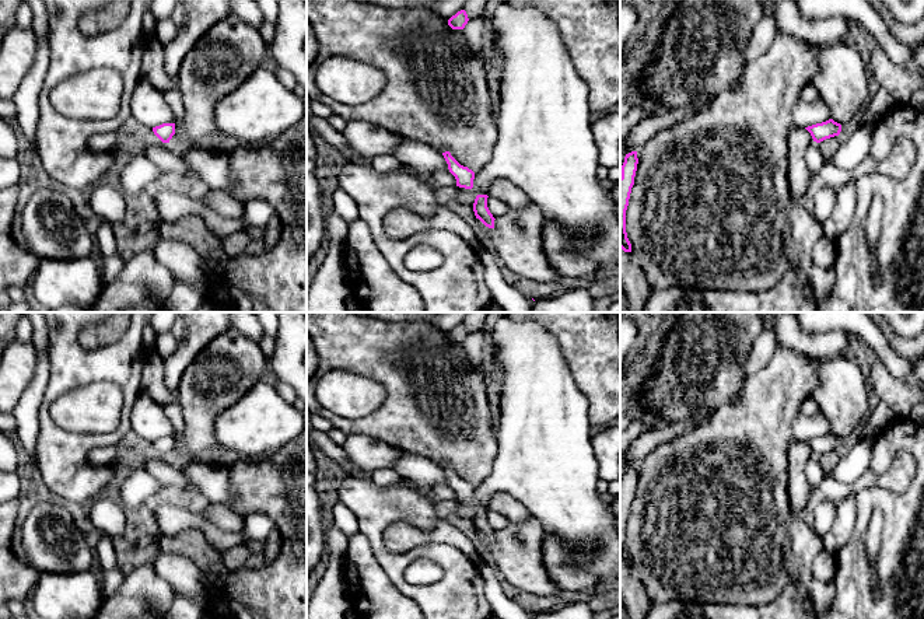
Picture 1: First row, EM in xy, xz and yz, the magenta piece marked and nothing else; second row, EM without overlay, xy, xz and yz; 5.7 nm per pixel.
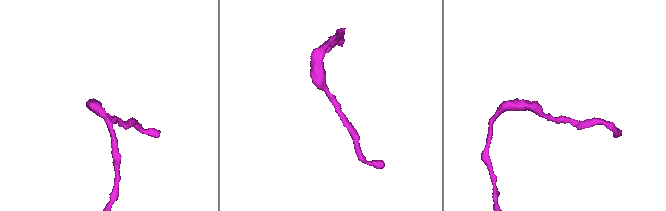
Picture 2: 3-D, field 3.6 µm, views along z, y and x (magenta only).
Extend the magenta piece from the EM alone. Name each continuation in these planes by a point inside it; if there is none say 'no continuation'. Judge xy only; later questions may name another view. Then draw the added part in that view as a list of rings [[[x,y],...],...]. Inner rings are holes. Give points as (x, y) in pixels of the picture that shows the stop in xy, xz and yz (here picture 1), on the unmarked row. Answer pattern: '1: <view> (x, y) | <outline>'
no continuation

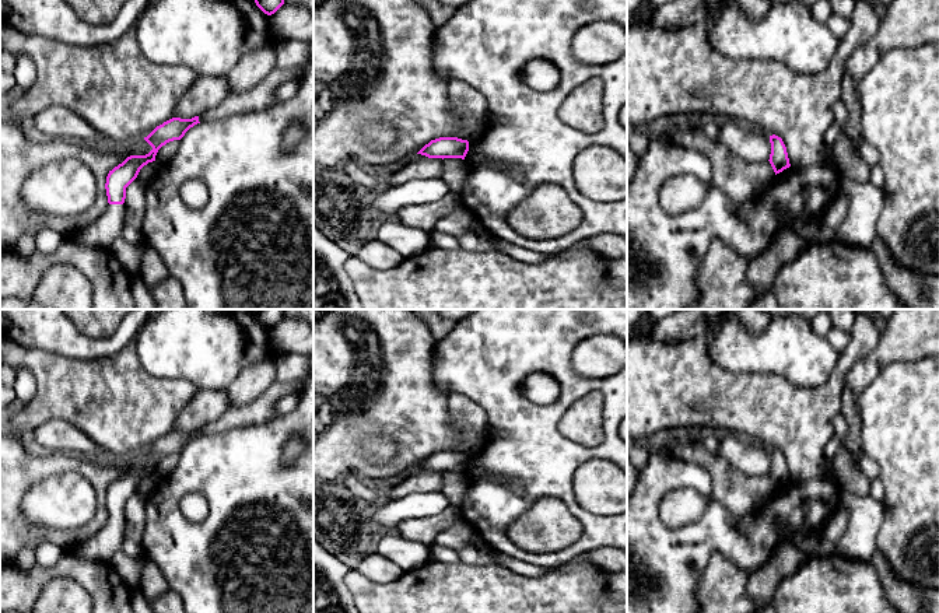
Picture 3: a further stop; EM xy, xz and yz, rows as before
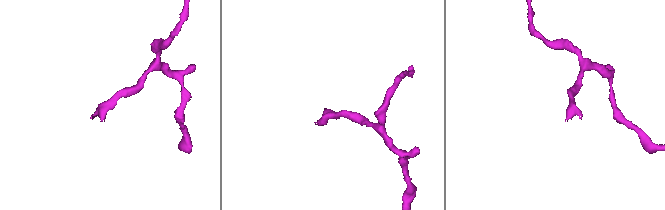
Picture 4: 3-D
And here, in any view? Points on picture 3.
1: xy (108, 540) | [[[125,516],[108,518],[104,528],[73,553],[83,560],[109,563],[111,557],[120,550],[125,537]]]

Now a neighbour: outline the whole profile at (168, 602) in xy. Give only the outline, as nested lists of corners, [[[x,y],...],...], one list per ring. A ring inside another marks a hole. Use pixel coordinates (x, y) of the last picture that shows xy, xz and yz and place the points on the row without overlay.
[[[168,589],[150,602],[153,613],[185,613],[181,596]]]

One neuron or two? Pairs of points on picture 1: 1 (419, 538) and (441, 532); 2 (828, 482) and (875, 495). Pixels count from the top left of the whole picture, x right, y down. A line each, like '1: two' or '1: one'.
1: one
2: two

